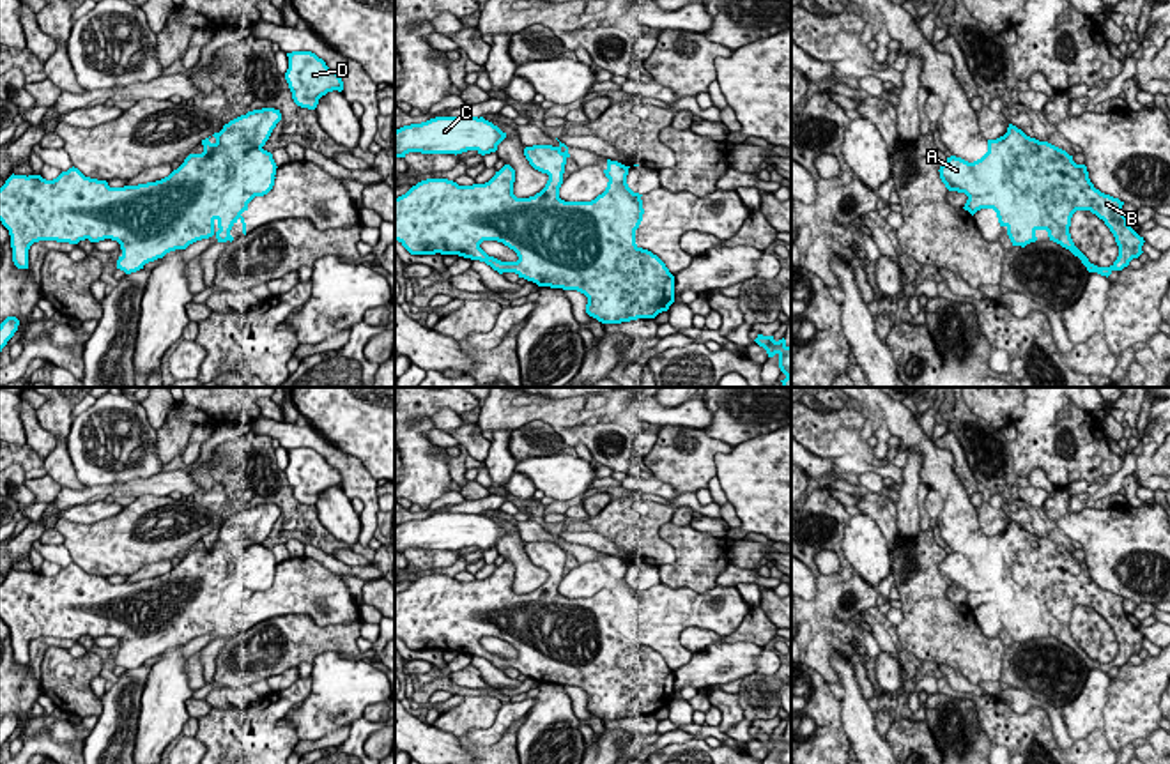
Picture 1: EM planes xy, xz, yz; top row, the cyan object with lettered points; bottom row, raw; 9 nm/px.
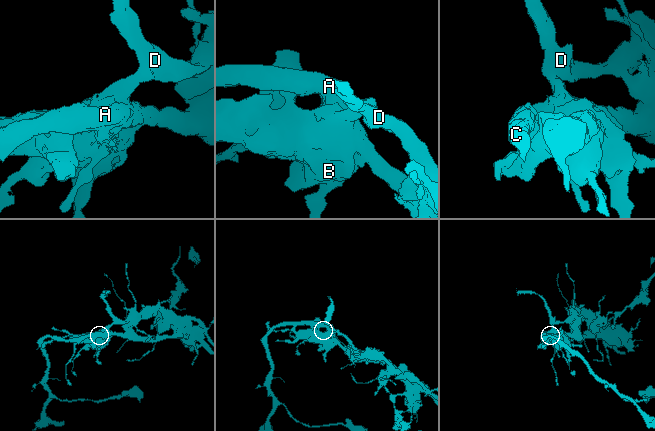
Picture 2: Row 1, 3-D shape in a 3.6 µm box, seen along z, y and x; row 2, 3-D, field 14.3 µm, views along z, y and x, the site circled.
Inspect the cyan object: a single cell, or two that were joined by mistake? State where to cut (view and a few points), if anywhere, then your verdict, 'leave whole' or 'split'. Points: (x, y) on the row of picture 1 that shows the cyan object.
cut yz (1002, 137), (997, 151), (1013, 204), (1034, 200), (1046, 229); split

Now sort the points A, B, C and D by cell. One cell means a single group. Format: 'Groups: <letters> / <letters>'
Groups: A C / B D

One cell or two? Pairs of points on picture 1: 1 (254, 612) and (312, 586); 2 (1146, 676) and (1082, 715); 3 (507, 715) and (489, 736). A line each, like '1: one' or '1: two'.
1: one
2: two
3: one

